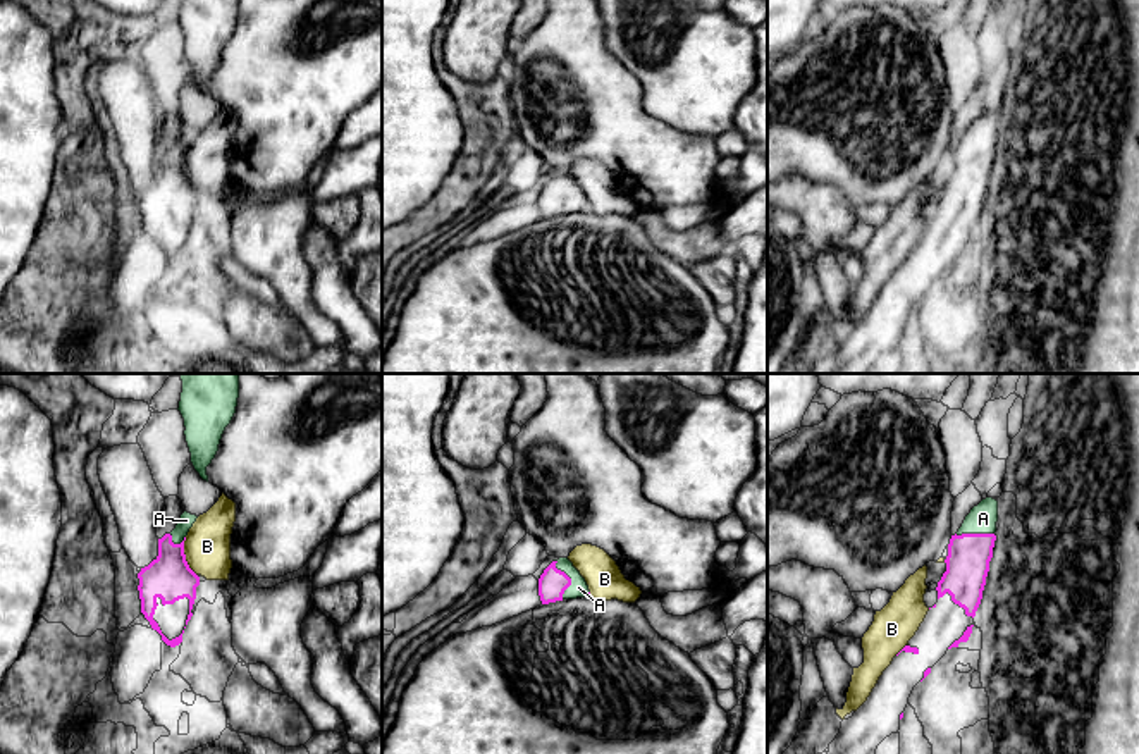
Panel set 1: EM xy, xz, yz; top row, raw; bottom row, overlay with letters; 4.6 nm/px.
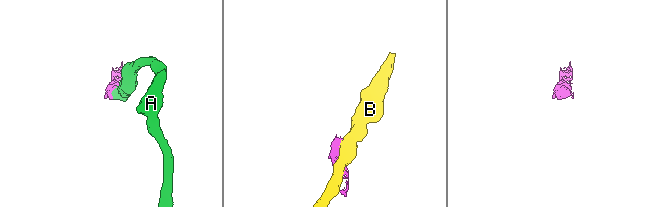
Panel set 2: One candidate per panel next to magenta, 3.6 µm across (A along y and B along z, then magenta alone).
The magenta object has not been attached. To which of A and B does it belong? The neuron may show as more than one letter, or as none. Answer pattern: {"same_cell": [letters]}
{"same_cell": ["A"]}

